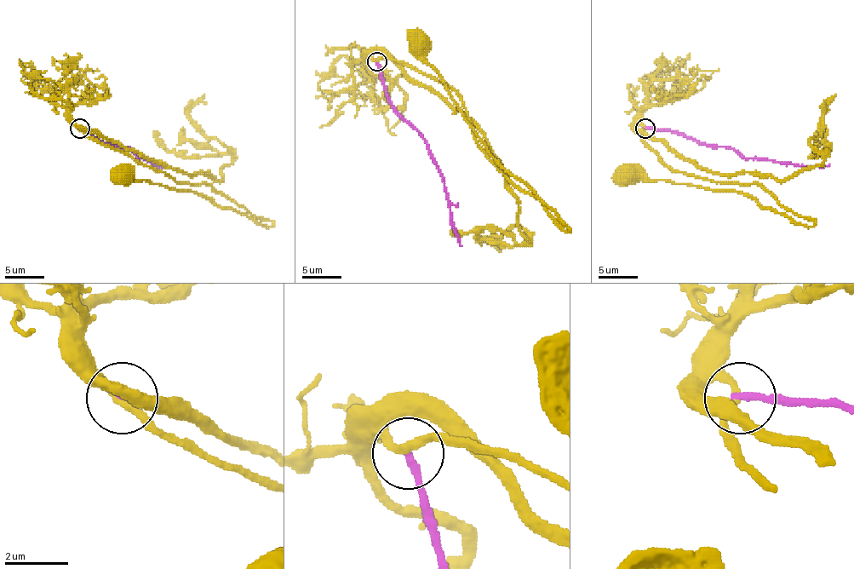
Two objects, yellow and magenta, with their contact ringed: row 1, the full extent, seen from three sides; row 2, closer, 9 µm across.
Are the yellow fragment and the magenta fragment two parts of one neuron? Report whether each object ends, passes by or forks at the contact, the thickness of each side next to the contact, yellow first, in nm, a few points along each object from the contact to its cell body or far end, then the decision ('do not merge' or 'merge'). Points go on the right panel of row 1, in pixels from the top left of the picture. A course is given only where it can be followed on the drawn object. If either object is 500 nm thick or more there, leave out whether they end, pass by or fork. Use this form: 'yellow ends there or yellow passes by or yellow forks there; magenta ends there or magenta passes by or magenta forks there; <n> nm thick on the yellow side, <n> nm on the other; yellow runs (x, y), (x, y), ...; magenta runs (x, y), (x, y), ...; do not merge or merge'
yellow passes by; magenta ends there; 200 nm thick on the yellow side, 240 nm on the other; yellow runs (644, 129), (643, 140), (670, 168), (759, 183), (787, 210), (634, 168), (625, 175); magenta runs (644, 129), (667, 129), (699, 142), (725, 146), (740, 152), (746, 158), (800, 166), (829, 164); do not merge

